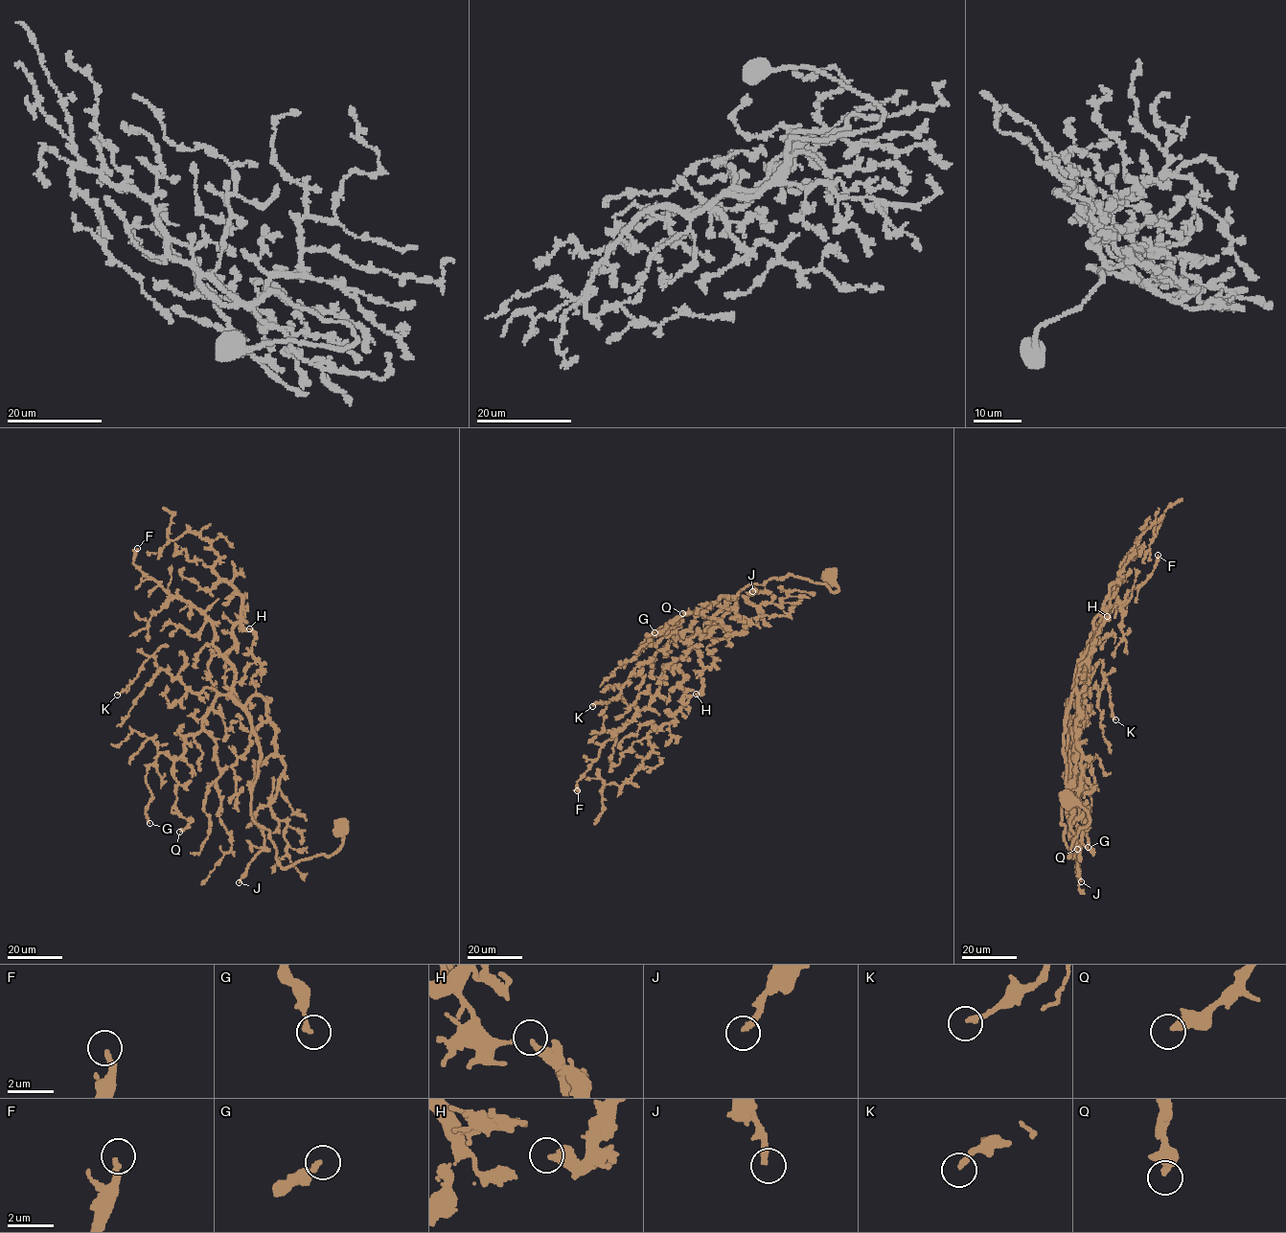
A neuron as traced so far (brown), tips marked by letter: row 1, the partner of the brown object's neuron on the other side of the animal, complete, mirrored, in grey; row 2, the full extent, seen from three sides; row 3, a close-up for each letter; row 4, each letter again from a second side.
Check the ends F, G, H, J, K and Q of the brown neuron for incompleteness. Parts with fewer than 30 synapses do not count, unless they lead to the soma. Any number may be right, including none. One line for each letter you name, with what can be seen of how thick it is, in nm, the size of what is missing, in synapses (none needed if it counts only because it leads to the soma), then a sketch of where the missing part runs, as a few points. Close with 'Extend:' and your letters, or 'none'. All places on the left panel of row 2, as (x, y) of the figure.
J: 240 nm | 45 syn | (239, 882), (225, 908), (238, 925)
Extend: J

